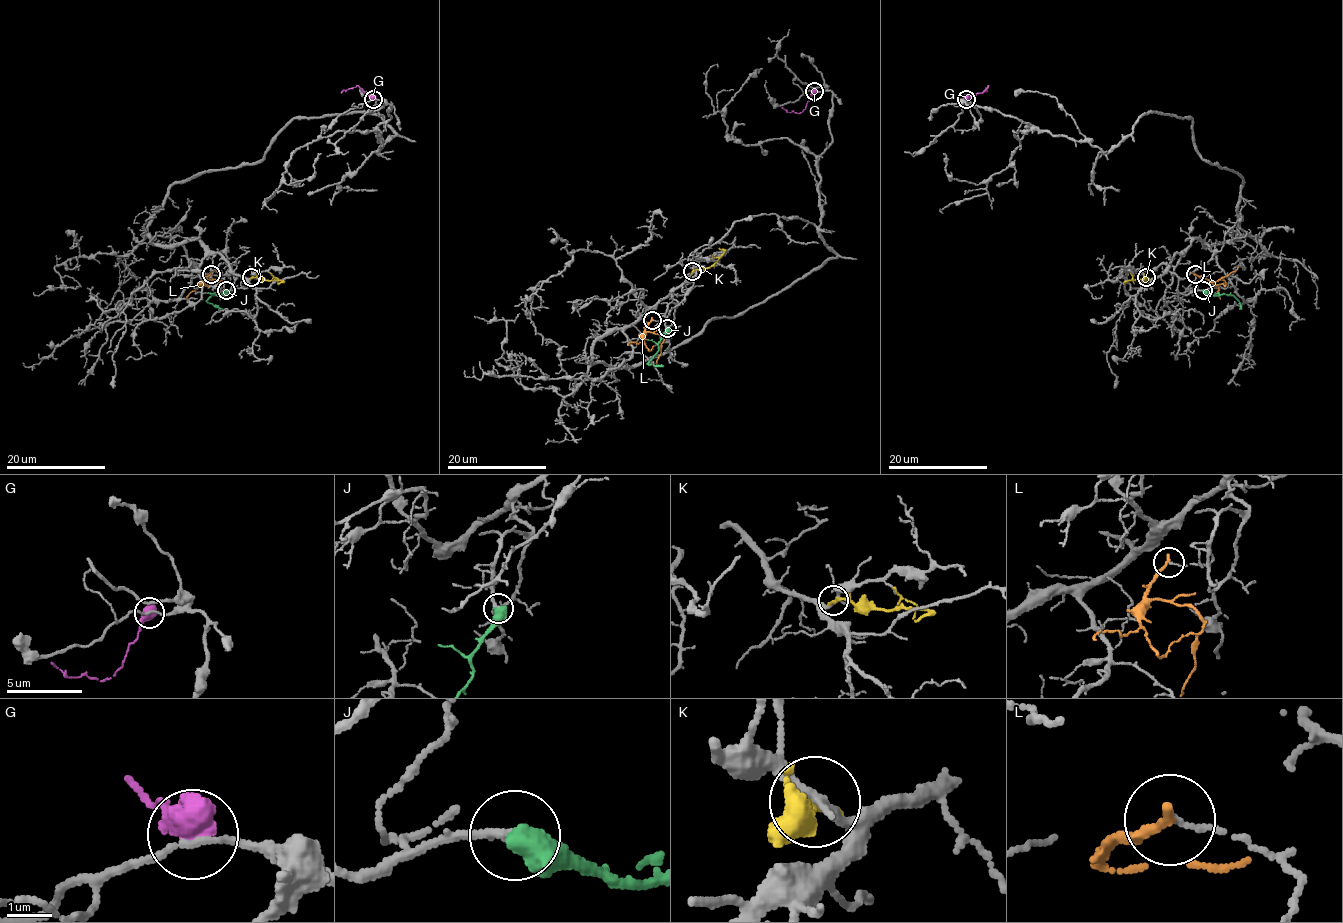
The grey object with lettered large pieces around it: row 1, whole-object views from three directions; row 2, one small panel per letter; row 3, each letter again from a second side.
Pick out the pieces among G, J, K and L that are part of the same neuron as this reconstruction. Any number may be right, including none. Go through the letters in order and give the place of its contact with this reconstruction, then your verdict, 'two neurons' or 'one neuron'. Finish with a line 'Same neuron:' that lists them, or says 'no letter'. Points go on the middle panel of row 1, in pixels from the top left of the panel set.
G: meets grey at (814, 91); two neurons
J: meets grey at (667, 328); one neuron
K: meets grey at (692, 271); two neurons
L: meets grey at (652, 320); two neurons
Same neuron: J

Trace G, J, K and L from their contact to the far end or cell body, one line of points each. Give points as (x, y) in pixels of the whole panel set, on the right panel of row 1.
G: (966, 98), (984, 91), (988, 86), (982, 92)
J: (1203, 290), (1213, 295), (1231, 295), (1241, 308)
K: (1146, 278), (1123, 284)
L: (1194, 274), (1218, 281), (1239, 266)

